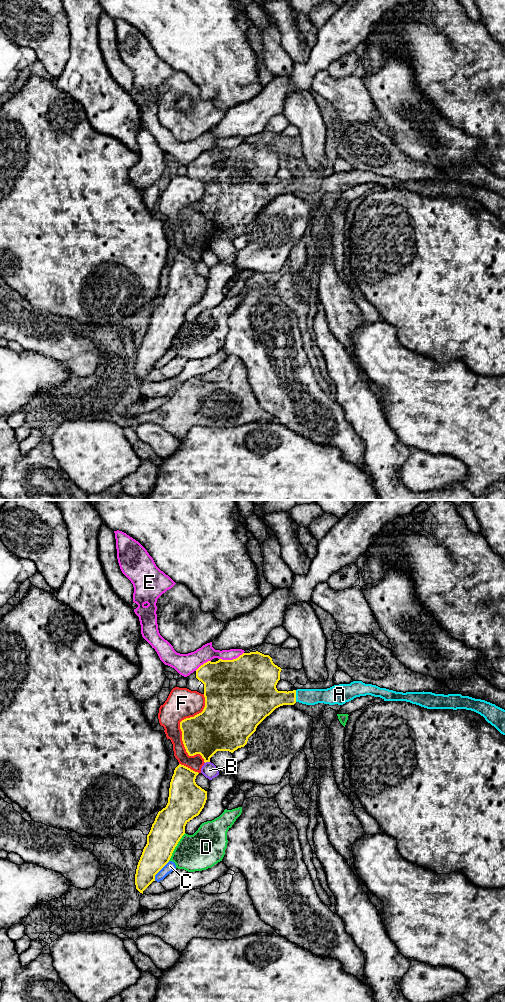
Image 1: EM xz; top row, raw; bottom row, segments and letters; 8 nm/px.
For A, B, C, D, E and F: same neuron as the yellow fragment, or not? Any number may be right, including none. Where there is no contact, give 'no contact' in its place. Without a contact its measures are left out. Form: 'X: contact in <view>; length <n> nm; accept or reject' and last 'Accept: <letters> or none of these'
A: contact in xz; length 100 nm; accept
B: contact in xz; length 40 nm; reject
C: contact in xz; length 200 nm; reject
D: contact in xz; length 260 nm; reject
E: contact in xz; length 200 nm; reject
F: contact in xz; length 550 nm; reject
Accept: A

